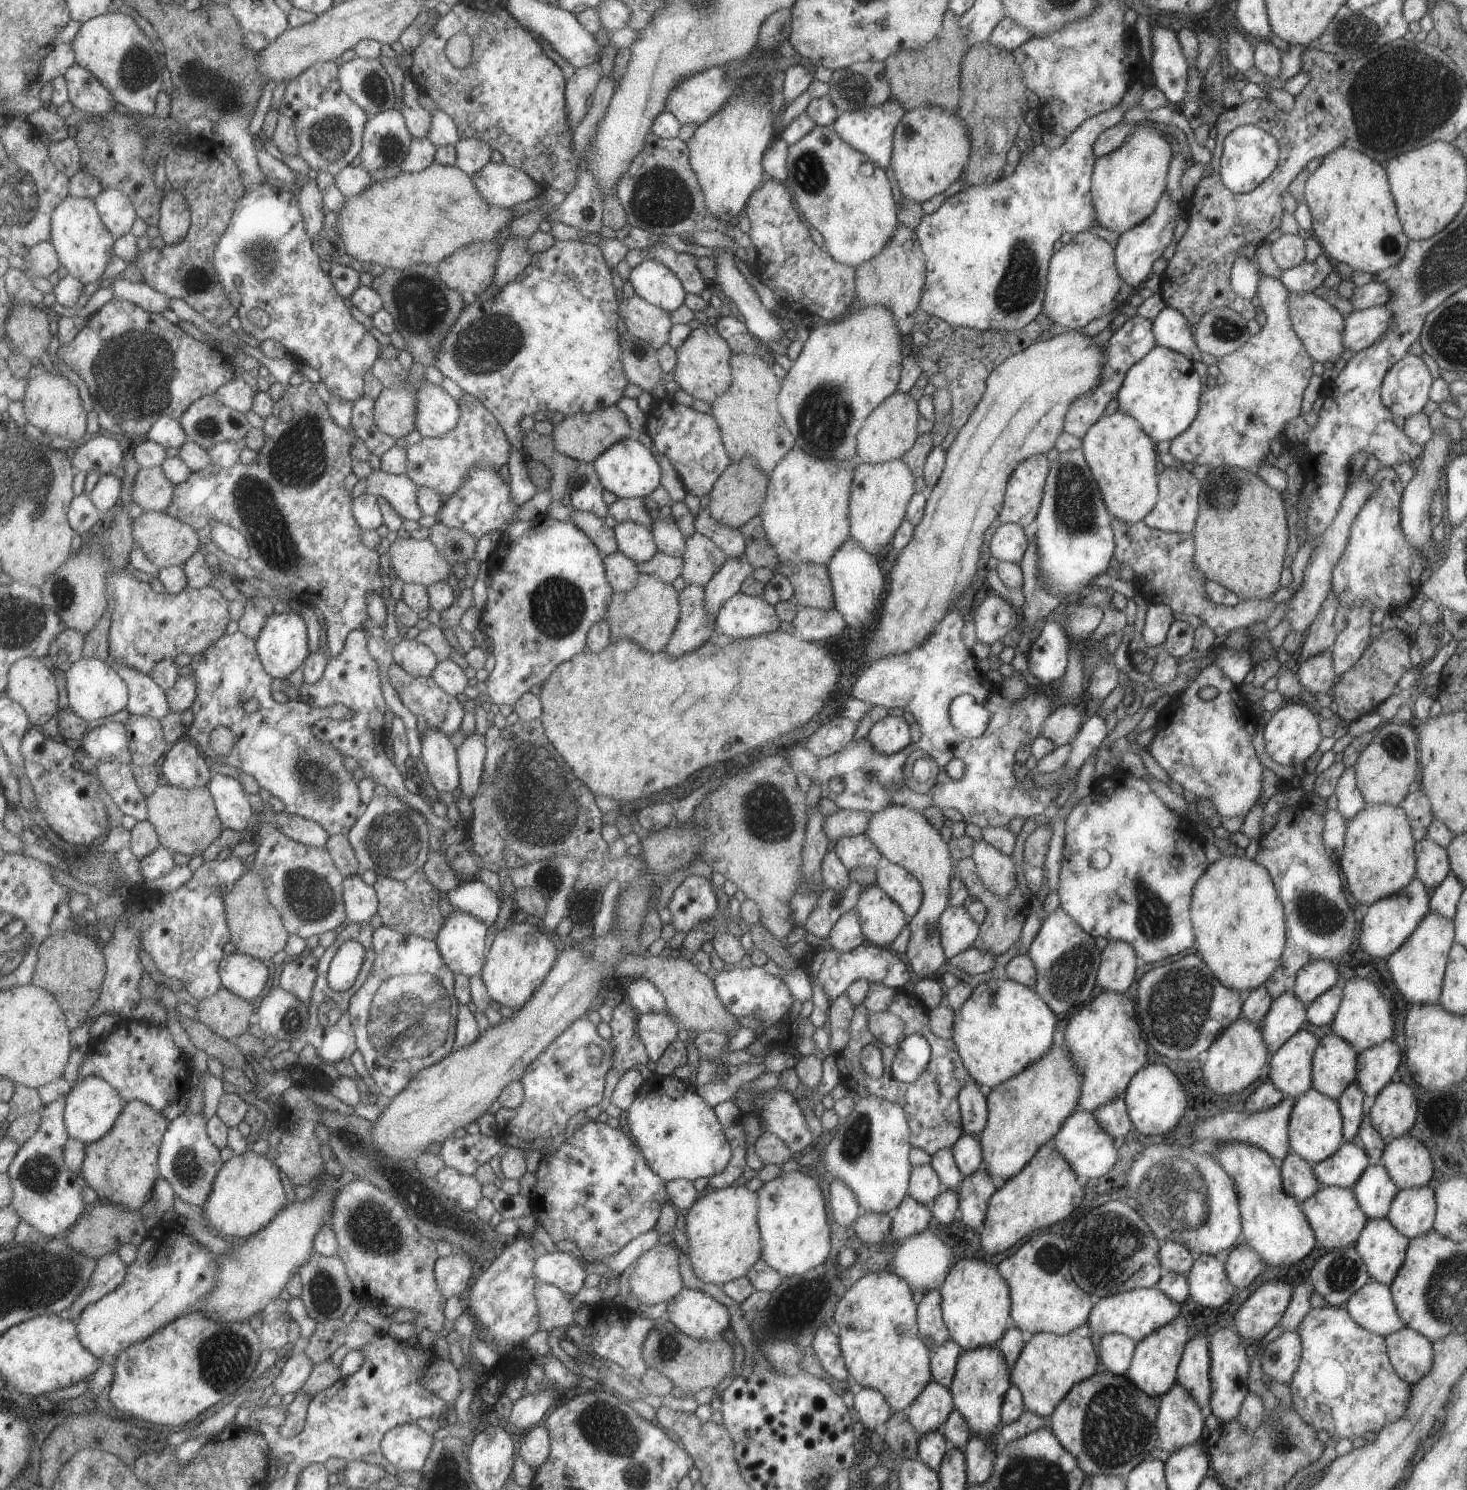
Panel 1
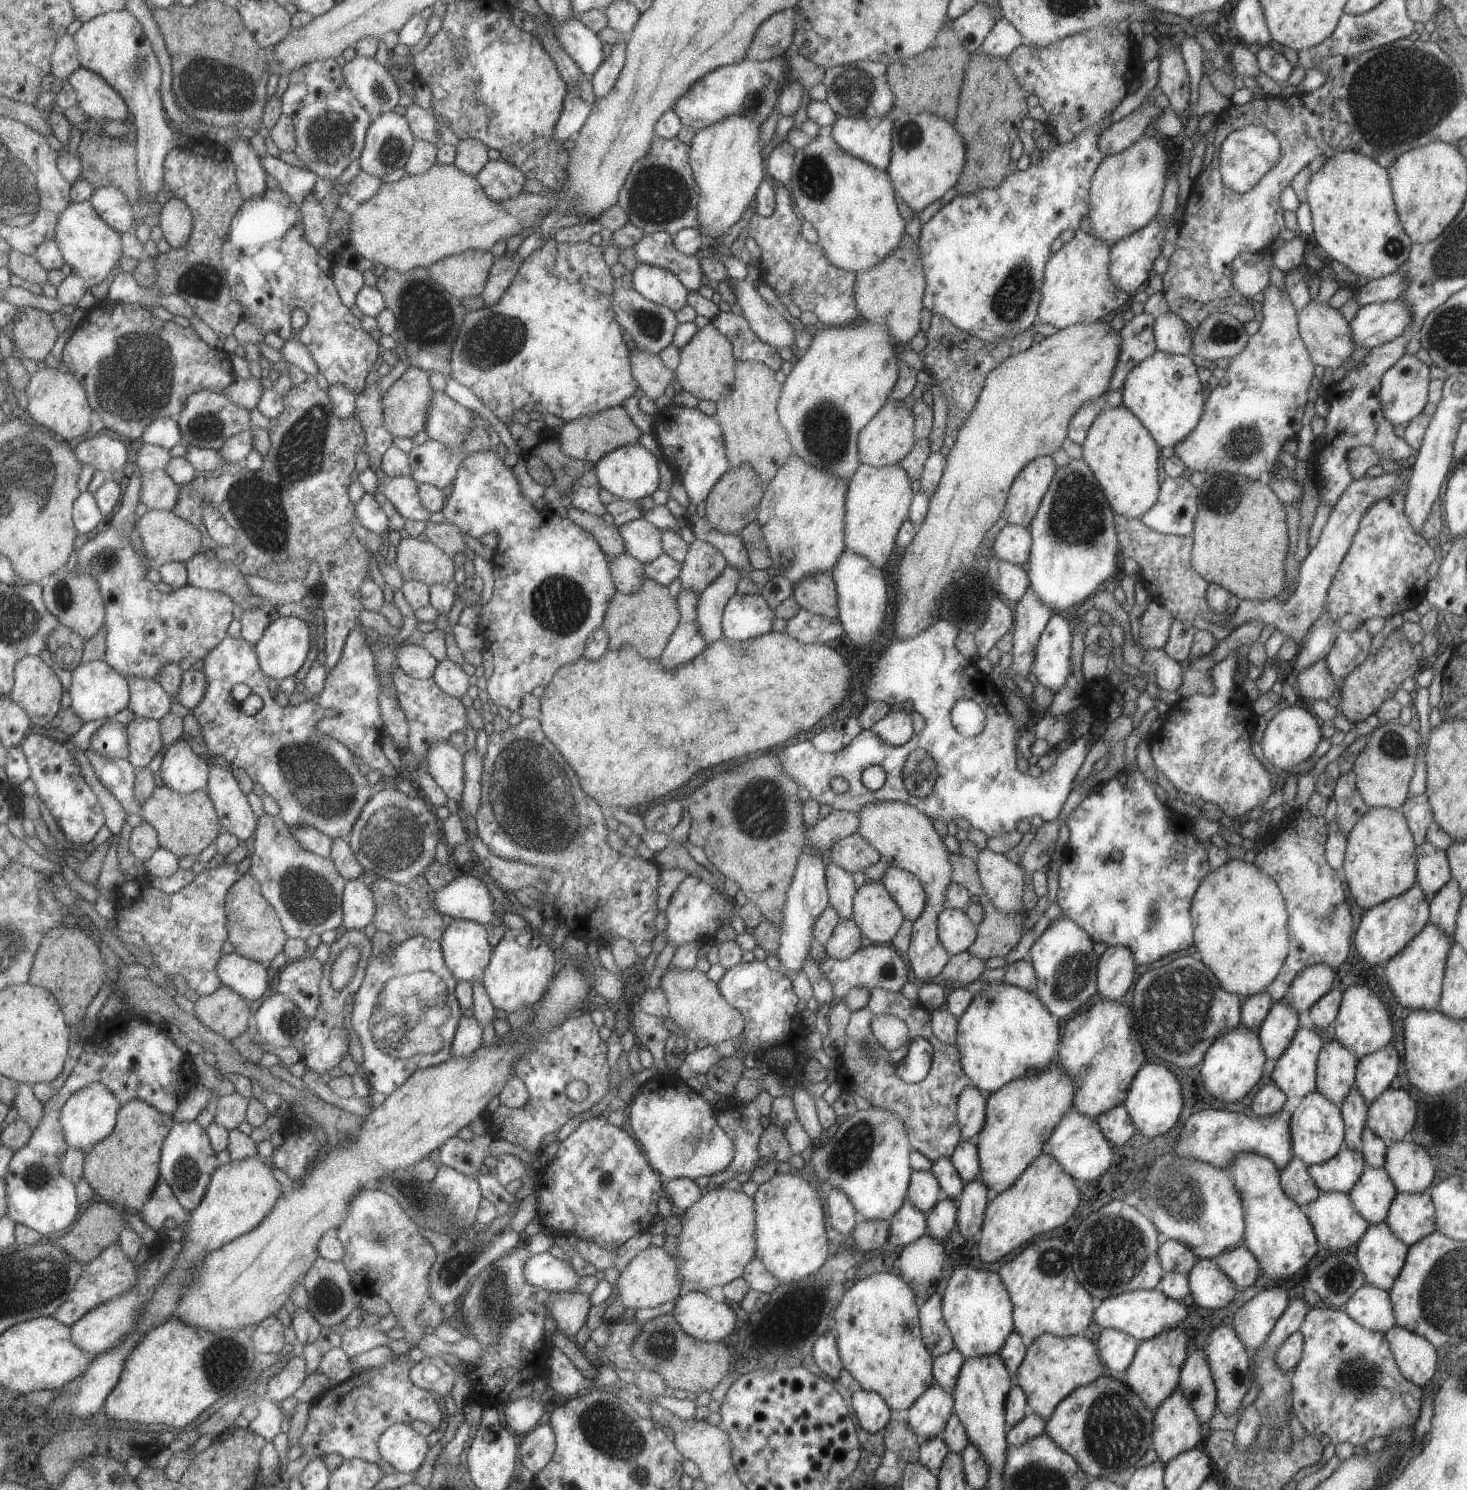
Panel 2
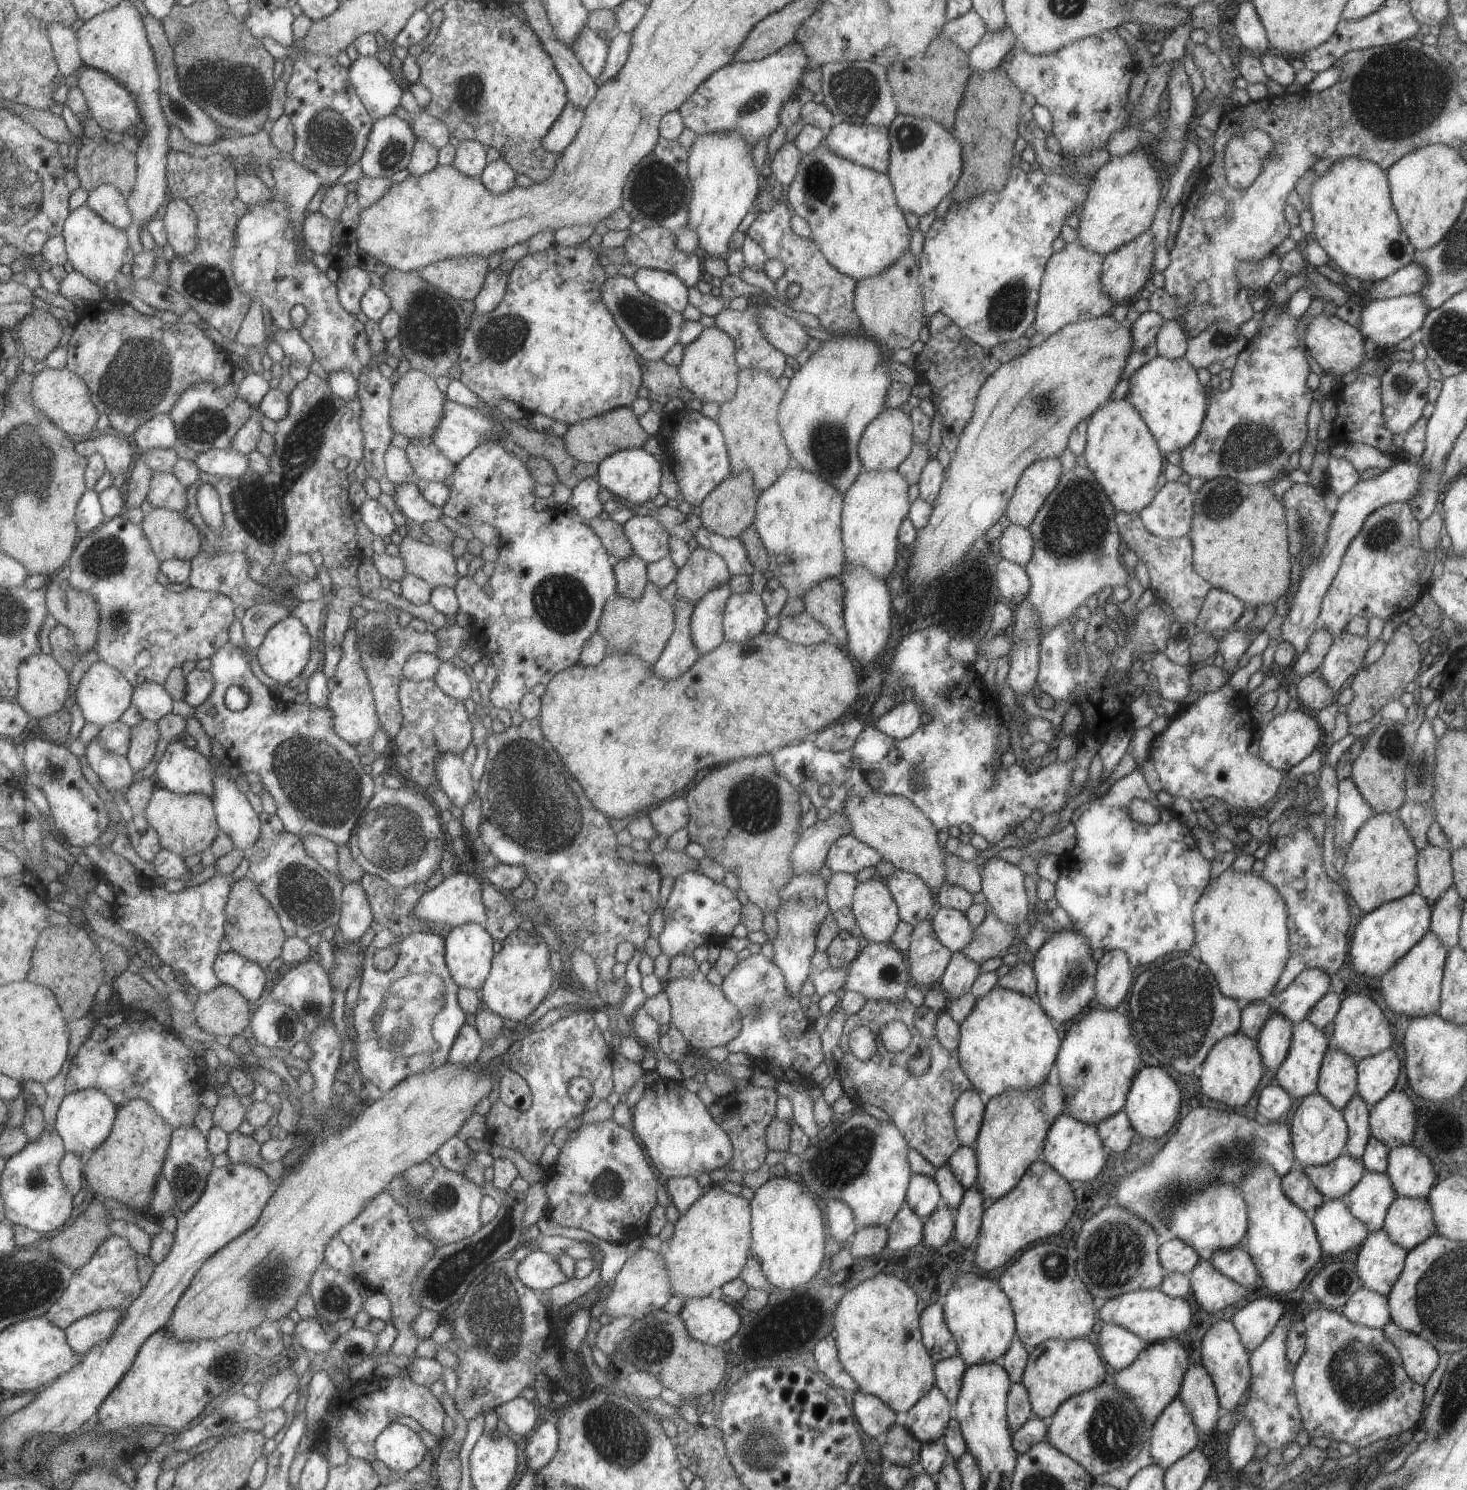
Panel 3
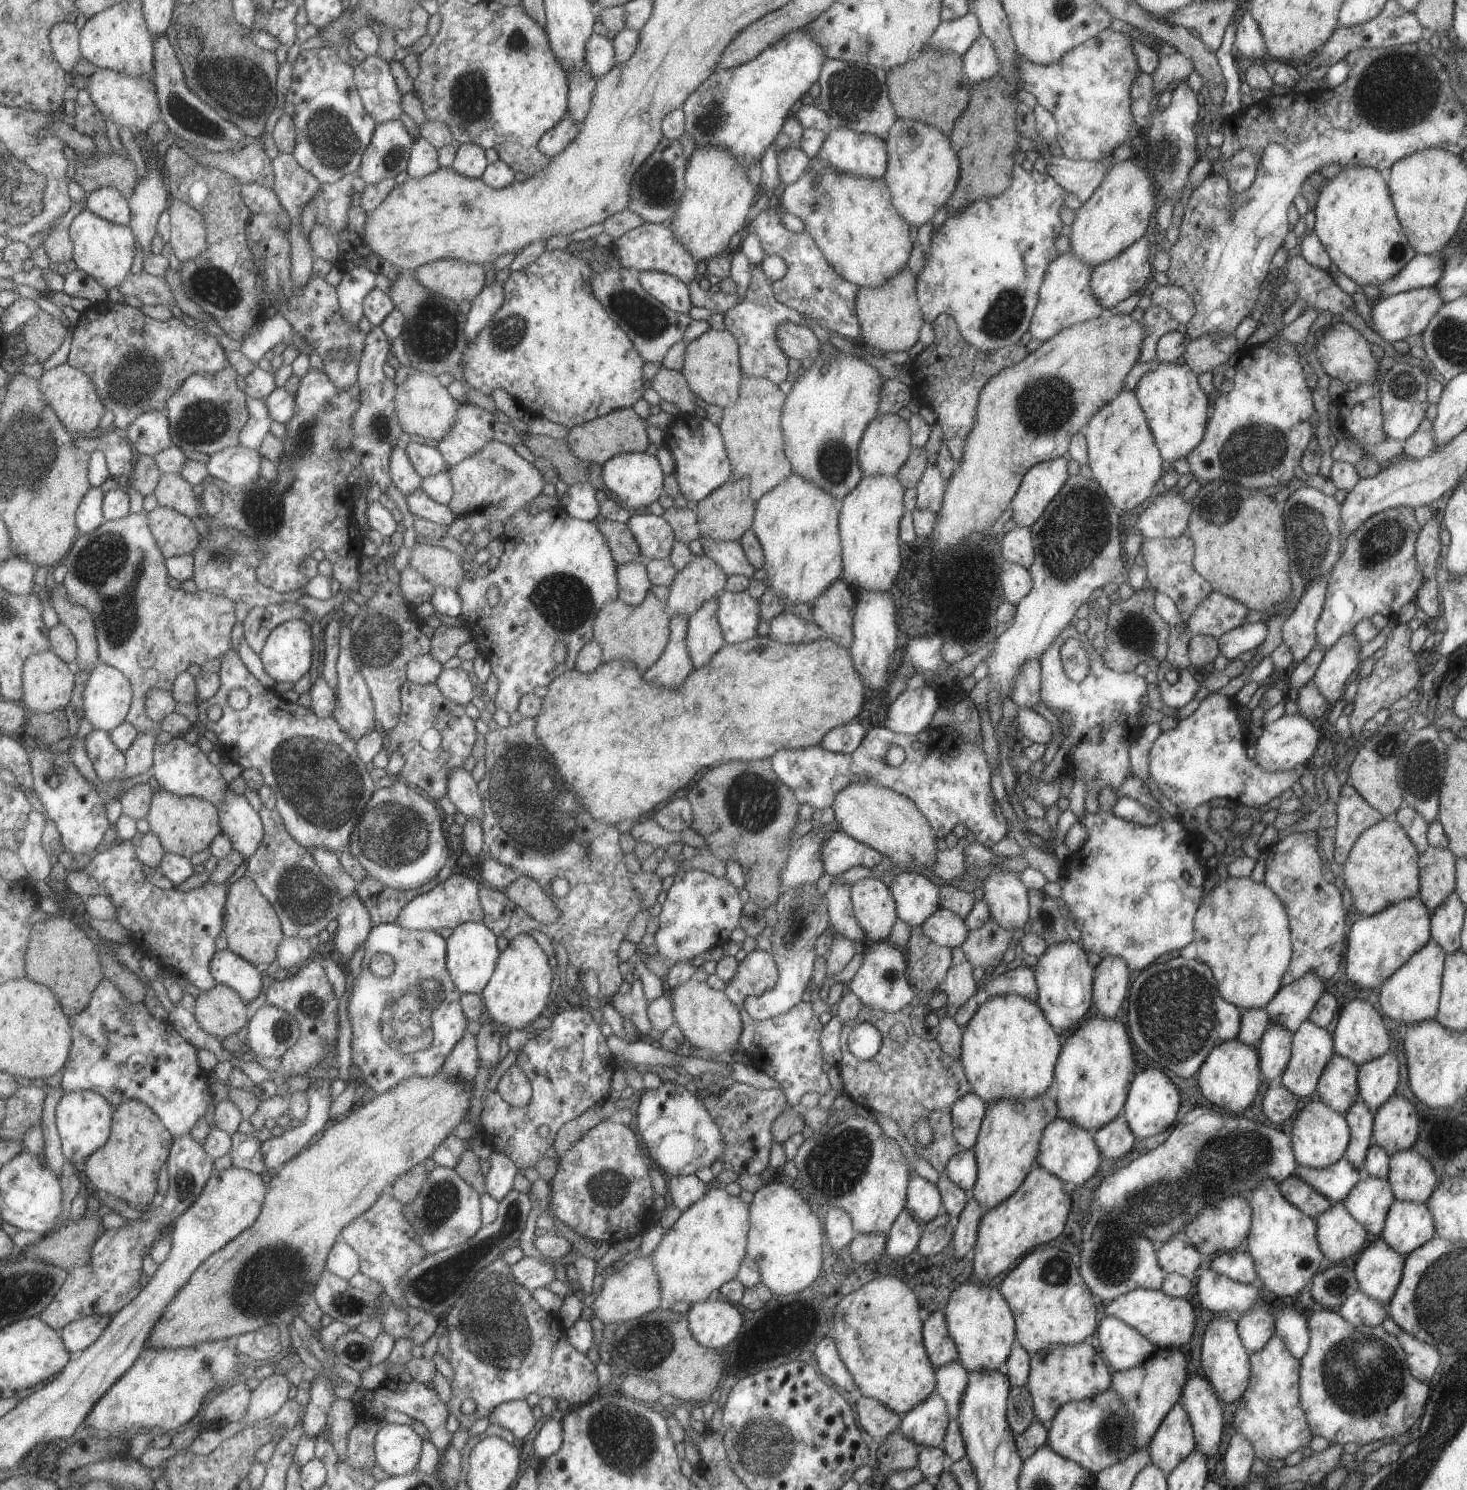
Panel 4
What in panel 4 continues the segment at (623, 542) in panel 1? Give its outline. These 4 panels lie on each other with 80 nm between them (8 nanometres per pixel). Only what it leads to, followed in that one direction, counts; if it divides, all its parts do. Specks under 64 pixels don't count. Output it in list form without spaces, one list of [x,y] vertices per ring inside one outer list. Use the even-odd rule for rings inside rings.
[[[631,515],[626,525],[645,562],[649,559],[668,558],[675,540],[671,527],[661,515]]]

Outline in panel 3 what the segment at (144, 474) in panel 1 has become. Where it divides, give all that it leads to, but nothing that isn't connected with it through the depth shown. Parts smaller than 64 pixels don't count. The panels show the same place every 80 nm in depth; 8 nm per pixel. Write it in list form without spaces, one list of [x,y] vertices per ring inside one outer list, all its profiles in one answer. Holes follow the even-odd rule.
[[[153,471],[146,500],[153,507],[183,513],[188,507],[188,488],[171,472]]]

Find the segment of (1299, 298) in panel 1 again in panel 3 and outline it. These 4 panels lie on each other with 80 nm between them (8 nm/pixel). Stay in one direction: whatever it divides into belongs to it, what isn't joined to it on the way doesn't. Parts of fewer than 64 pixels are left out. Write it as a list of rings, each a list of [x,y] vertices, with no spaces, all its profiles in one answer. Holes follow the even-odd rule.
[[[1321,312],[1309,317],[1302,334],[1302,341],[1309,356],[1316,360],[1324,372],[1331,374],[1335,381],[1363,361],[1364,338],[1353,325],[1341,321],[1336,315],[1325,316]]]

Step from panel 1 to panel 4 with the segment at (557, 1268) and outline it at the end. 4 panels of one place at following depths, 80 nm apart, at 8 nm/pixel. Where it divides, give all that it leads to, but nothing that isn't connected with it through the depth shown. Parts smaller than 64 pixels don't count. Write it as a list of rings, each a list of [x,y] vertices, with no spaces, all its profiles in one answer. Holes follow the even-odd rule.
[[[524,1257],[510,1266],[510,1273],[523,1288],[533,1291],[535,1288],[546,1287],[554,1278],[554,1268],[545,1258]]]

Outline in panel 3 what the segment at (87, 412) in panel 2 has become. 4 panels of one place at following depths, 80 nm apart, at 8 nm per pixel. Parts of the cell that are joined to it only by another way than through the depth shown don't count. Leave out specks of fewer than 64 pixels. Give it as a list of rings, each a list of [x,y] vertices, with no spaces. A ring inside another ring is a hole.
[[[64,366],[62,369],[46,367],[38,373],[33,383],[32,399],[36,408],[45,413],[69,436],[93,433],[97,426],[100,412],[93,402],[93,395],[89,390],[88,383],[68,366]]]

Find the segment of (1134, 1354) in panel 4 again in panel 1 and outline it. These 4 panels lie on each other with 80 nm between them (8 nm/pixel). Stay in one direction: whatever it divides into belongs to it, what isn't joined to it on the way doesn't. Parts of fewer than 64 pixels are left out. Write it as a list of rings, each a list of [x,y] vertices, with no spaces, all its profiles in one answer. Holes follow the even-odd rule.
[[[1109,1333],[1095,1342],[1103,1366],[1114,1375],[1124,1376],[1133,1356],[1134,1338],[1126,1337],[1123,1333]]]

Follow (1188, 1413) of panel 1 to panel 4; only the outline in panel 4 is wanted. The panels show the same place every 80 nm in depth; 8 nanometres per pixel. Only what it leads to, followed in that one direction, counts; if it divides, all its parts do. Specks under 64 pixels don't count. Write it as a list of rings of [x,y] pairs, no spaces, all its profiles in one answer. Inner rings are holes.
[[[1175,1403],[1161,1419],[1148,1444],[1151,1464],[1165,1474],[1172,1471],[1195,1448],[1189,1417],[1180,1403]]]

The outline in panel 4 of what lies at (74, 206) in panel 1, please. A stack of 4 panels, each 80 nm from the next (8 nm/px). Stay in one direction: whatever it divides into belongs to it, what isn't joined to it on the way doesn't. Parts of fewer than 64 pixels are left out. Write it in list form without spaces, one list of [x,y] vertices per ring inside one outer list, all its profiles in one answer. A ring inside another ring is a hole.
[[[87,208],[73,219],[67,231],[72,236],[73,260],[77,264],[77,268],[93,275],[93,278],[96,278],[97,282],[105,287],[120,286],[131,272],[131,266],[135,260],[135,246],[139,247],[132,227],[109,222]]]

